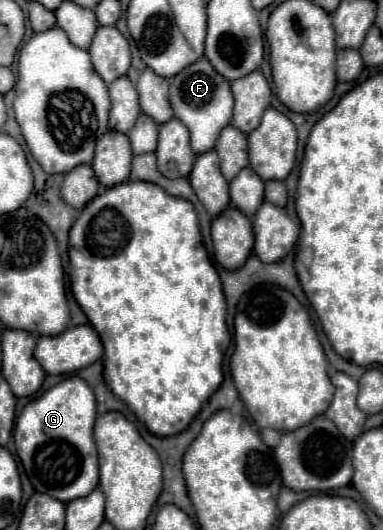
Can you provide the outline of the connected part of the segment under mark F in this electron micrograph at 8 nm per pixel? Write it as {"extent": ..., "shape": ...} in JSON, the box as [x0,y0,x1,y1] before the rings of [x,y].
{"extent":[169,57,233,155],"shape":[[[203,57],[195,61],[193,65],[185,67],[179,75],[171,79],[169,87],[169,99],[171,107],[175,111],[175,117],[187,125],[191,131],[191,149],[199,155],[205,151],[211,151],[215,147],[215,139],[219,137],[219,131],[231,121],[231,107],[233,107],[233,95],[229,89],[229,81],[223,79],[211,63]]]}

